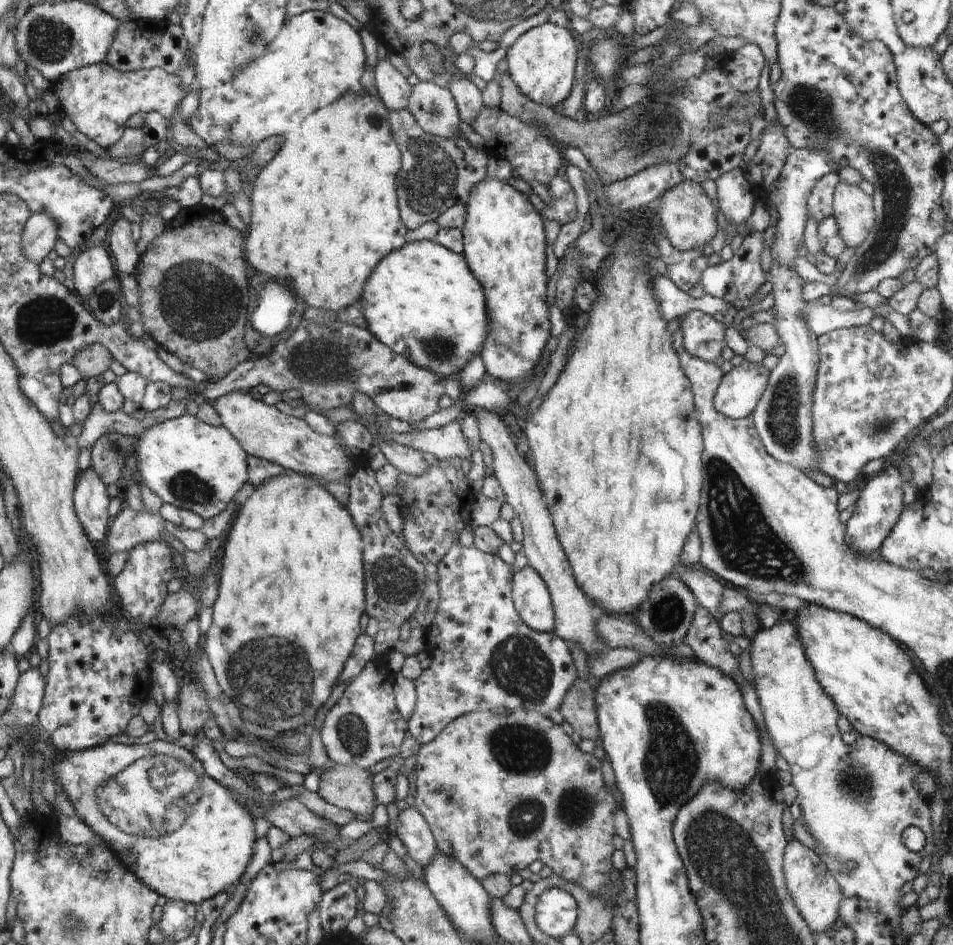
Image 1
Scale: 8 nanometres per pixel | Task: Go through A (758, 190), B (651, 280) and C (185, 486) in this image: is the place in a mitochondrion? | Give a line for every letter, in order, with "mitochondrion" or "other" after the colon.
A: other
B: other
C: mitochondrion

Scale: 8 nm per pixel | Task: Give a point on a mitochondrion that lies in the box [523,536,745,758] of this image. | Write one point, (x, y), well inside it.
(667, 613)

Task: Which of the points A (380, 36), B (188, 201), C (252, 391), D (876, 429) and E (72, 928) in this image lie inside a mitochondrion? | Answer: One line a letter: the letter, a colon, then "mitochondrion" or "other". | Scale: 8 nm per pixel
A: other
B: other
C: other
D: mitochondrion
E: mitochondrion

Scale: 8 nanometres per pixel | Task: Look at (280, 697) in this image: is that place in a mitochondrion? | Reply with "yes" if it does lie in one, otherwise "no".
yes

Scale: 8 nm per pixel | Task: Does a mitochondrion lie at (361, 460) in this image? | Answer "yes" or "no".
no

